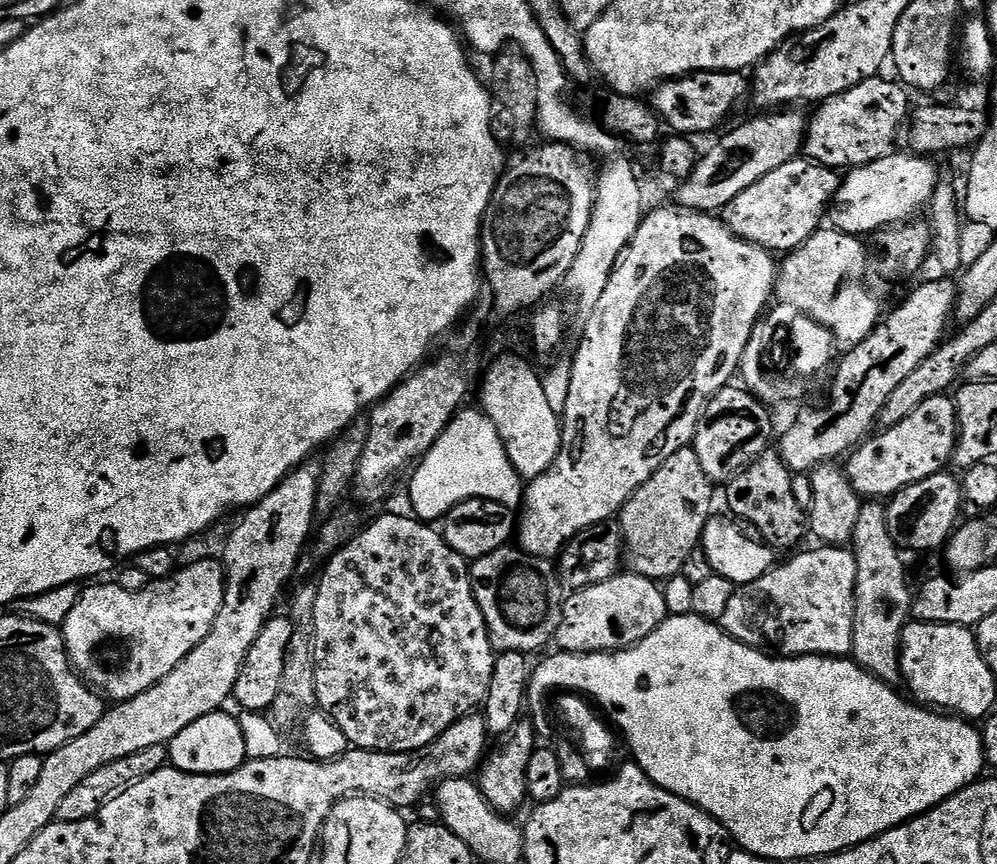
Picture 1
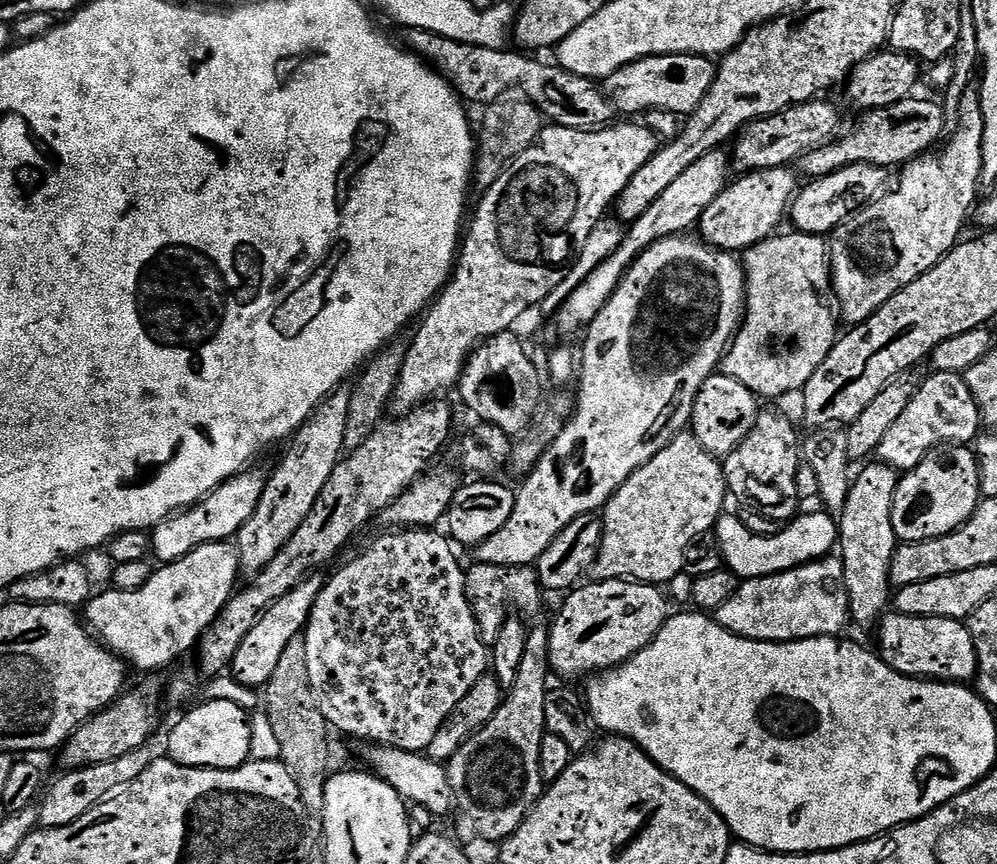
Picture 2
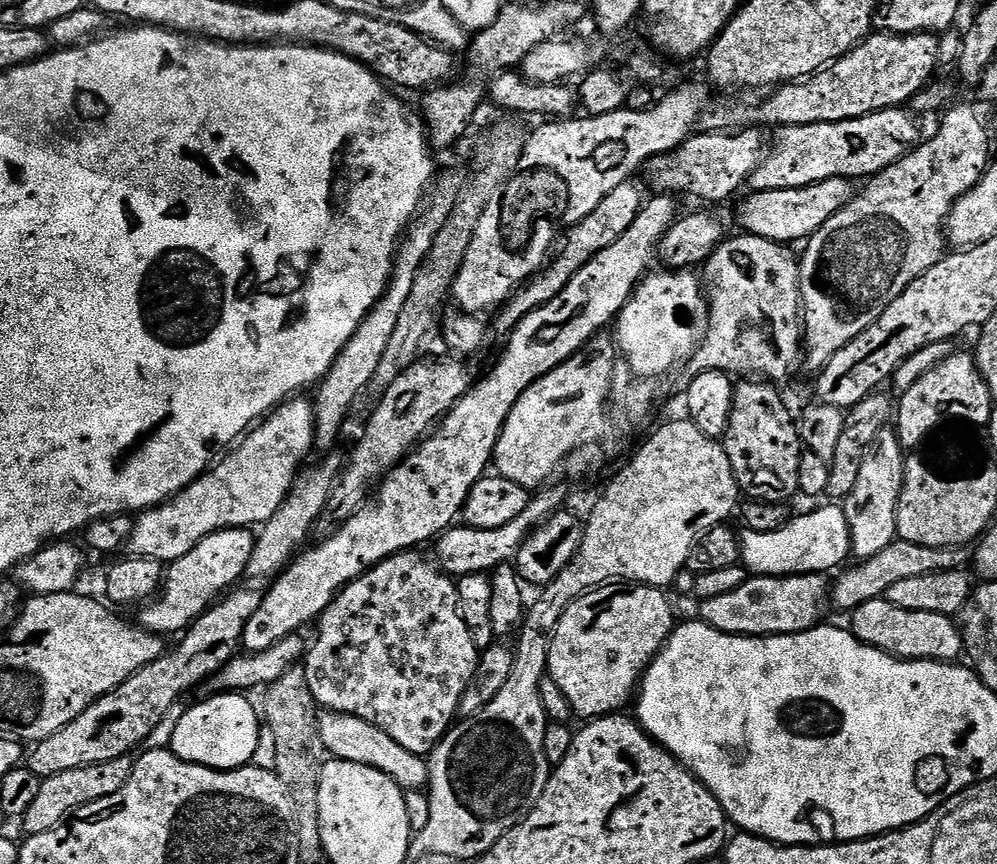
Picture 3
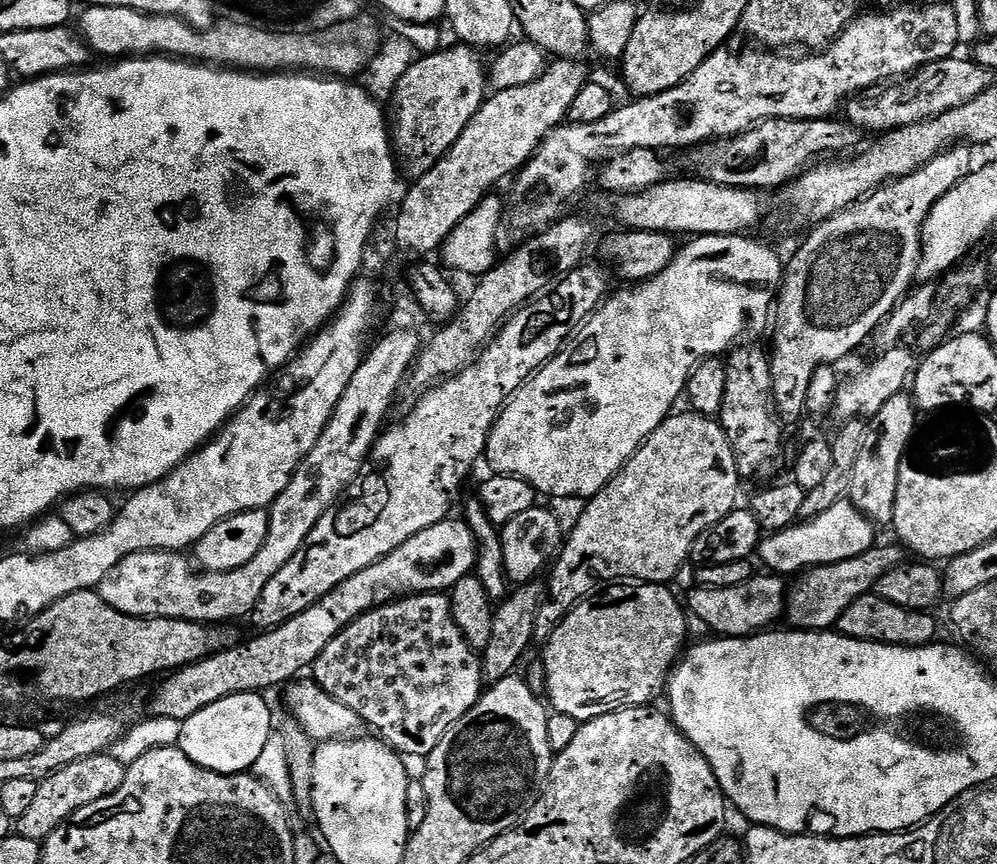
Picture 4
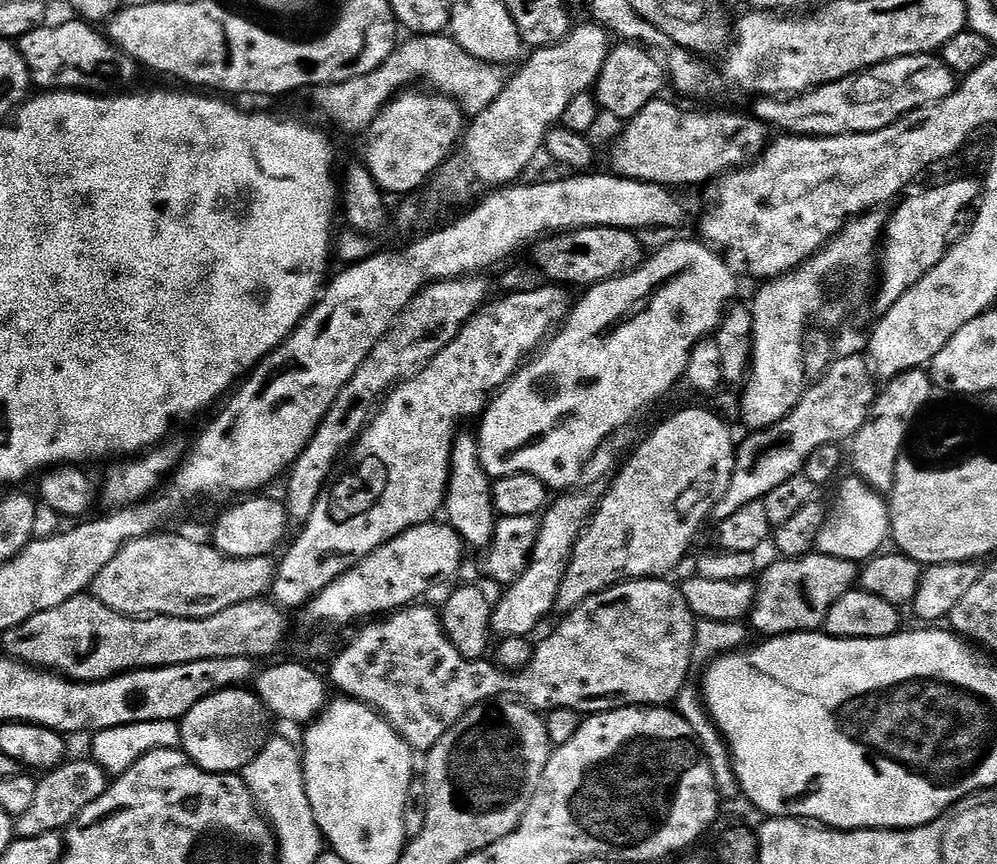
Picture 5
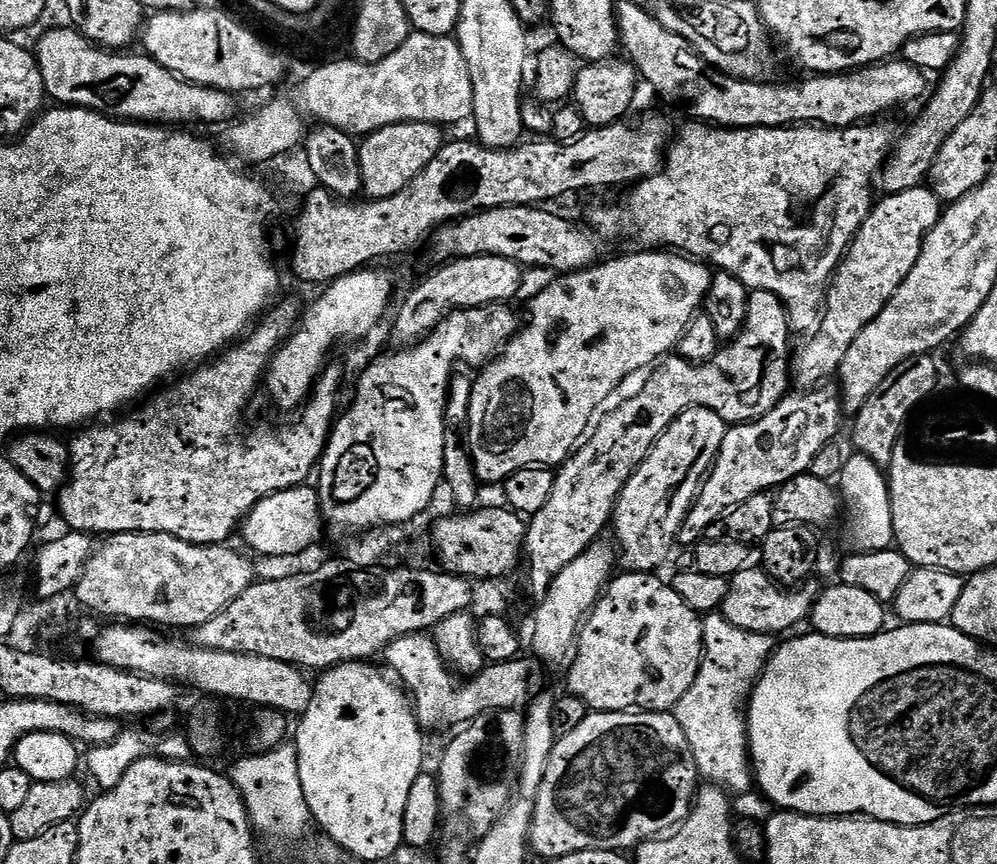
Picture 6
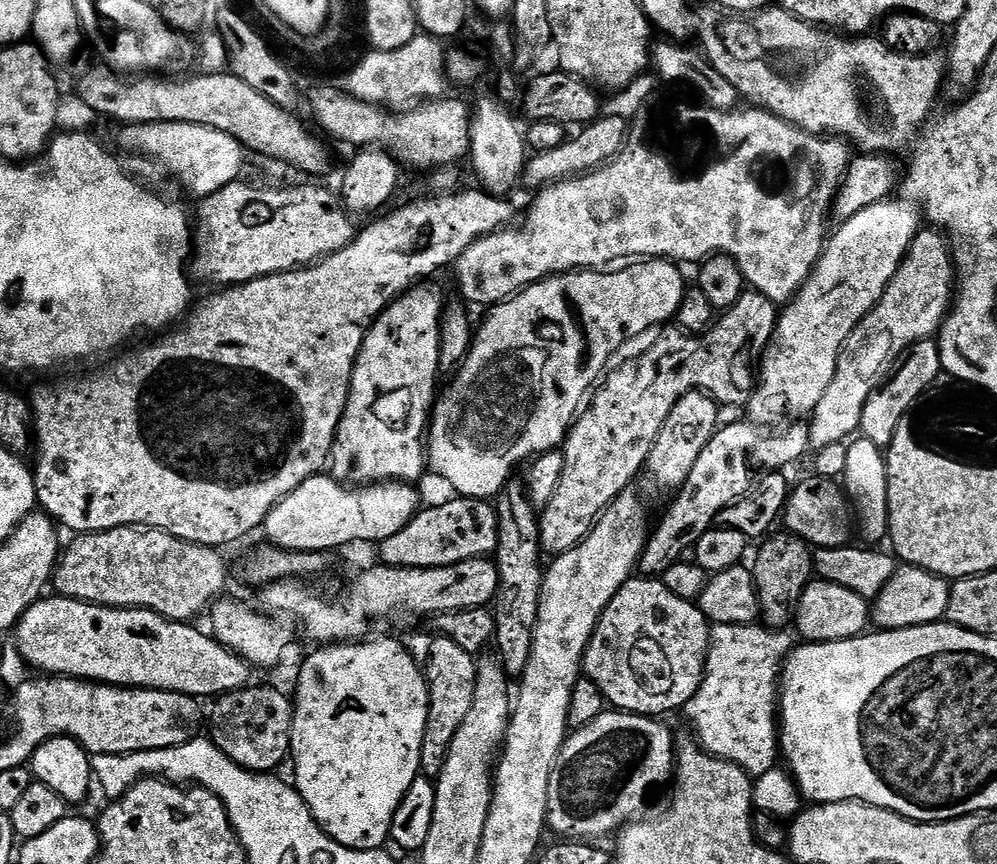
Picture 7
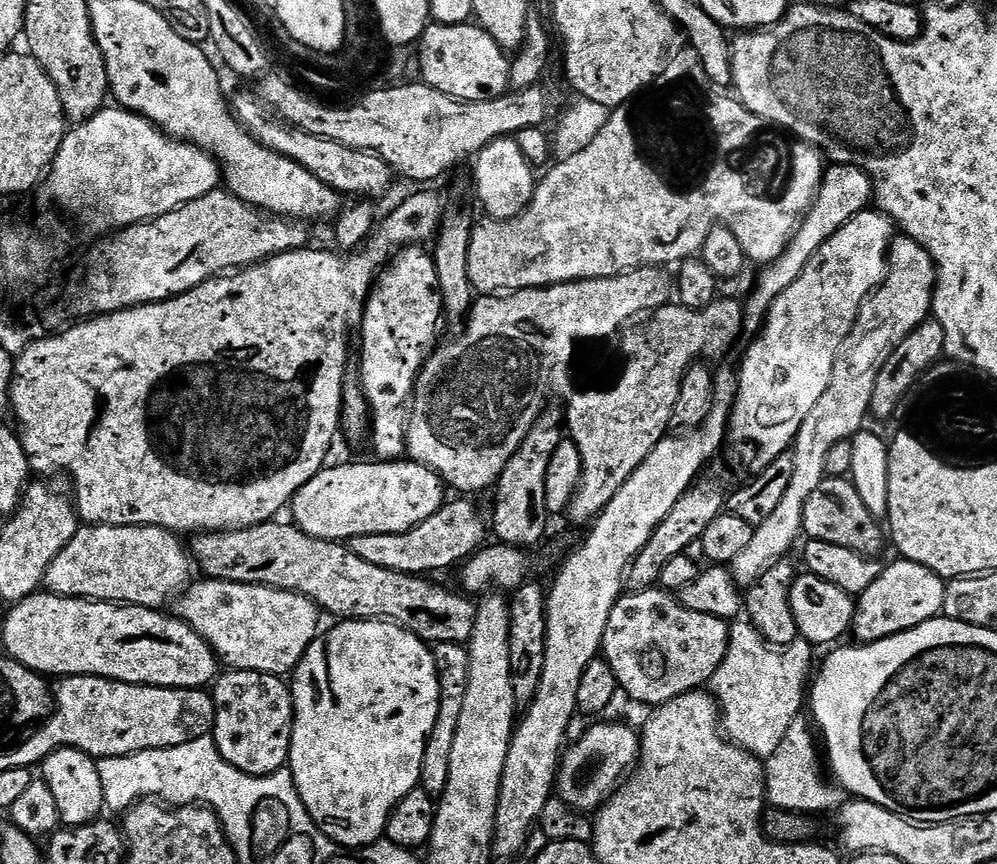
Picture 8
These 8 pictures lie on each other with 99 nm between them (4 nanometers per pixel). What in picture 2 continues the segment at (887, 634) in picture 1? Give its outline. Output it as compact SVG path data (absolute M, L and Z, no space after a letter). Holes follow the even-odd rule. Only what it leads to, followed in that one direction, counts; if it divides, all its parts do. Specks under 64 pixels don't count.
M868 462L861 468L864 469L861 470L860 477L857 475L853 479L844 511L838 516L838 555L844 567L851 623L857 624L860 628L875 629L879 625L881 616L890 608L890 562L898 547L892 521L892 507L896 487L900 484L900 476L897 469L879 462Z

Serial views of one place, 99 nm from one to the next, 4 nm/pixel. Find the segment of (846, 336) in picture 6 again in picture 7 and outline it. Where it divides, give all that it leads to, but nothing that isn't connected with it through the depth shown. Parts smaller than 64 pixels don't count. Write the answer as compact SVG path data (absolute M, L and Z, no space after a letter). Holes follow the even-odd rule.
M889 198L858 210L854 218L839 227L827 237L824 253L807 282L779 313L776 335L764 349L758 364L758 383L746 405L751 423L780 426L807 417L822 402L846 338L882 298L912 239L921 231L922 213L903 198Z

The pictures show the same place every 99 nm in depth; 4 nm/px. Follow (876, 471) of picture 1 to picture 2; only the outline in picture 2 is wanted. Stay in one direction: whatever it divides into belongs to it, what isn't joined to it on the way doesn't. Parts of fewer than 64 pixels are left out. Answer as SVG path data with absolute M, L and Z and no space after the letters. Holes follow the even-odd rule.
M932 372L921 379L920 388L914 398L910 398L910 406L906 406L898 422L890 426L875 455L879 463L888 464L901 473L911 472L928 457L929 452L941 446L971 445L981 432L980 411L963 375Z

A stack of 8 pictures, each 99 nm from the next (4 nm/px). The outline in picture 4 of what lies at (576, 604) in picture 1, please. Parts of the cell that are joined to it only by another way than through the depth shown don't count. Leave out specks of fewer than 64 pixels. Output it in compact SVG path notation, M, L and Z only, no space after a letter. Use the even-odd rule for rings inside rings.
M628 582L623 586L608 586L604 593L593 594L586 600L580 601L575 608L569 612L566 619L551 632L547 637L548 645L544 648L542 659L545 664L547 688L546 700L550 705L552 712L561 712L562 714L570 714L570 718L579 720L592 720L595 716L605 716L611 712L616 712L620 708L642 708L651 705L652 699L656 695L665 691L669 675L673 668L676 667L682 653L685 651L689 634L686 628L686 608L683 603L676 601L676 596L671 592L671 587L663 584L645 584L643 582Z

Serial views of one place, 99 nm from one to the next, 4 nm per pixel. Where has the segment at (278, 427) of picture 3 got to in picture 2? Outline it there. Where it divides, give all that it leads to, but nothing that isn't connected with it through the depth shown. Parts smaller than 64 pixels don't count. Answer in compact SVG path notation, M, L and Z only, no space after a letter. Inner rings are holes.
M245 470L236 476L231 476L229 480L218 485L206 498L193 504L191 508L177 512L176 515L168 517L159 526L151 529L151 555L157 556L161 565L172 564L203 544L231 541L252 517L254 510L258 510L258 502L262 498L266 481L265 473L252 471Z

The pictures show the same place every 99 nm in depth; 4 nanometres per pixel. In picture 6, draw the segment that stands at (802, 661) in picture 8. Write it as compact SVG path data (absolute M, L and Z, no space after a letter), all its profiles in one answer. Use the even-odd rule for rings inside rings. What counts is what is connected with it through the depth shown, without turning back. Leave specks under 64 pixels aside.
M720 612L707 613L703 621L704 652L698 678L676 703L672 713L685 731L699 777L737 797L754 788L745 708L778 642L773 636L734 626Z

